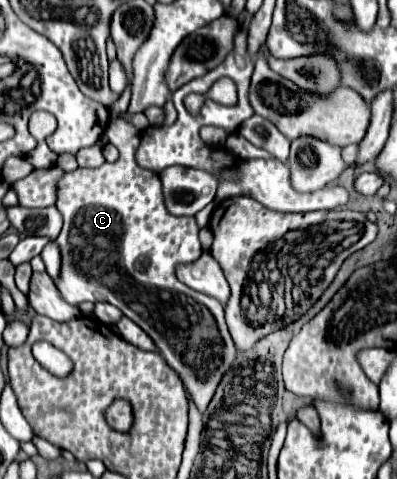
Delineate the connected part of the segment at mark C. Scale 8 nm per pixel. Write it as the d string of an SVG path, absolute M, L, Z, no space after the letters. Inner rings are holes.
M118 117L108 123L104 135L118 148L118 161L104 163L96 169L76 169L64 175L58 183L56 207L64 217L64 227L56 239L62 249L62 273L56 281L58 291L70 305L76 307L84 301L106 301L118 307L128 319L150 335L166 363L182 379L198 411L206 413L210 397L214 397L222 375L236 359L236 345L224 321L224 307L216 299L186 287L174 275L178 263L190 263L202 255L198 239L200 227L194 223L194 217L170 215L162 199L162 181L158 173L136 163L136 149L142 141L140 129L136 129L128 119Z

